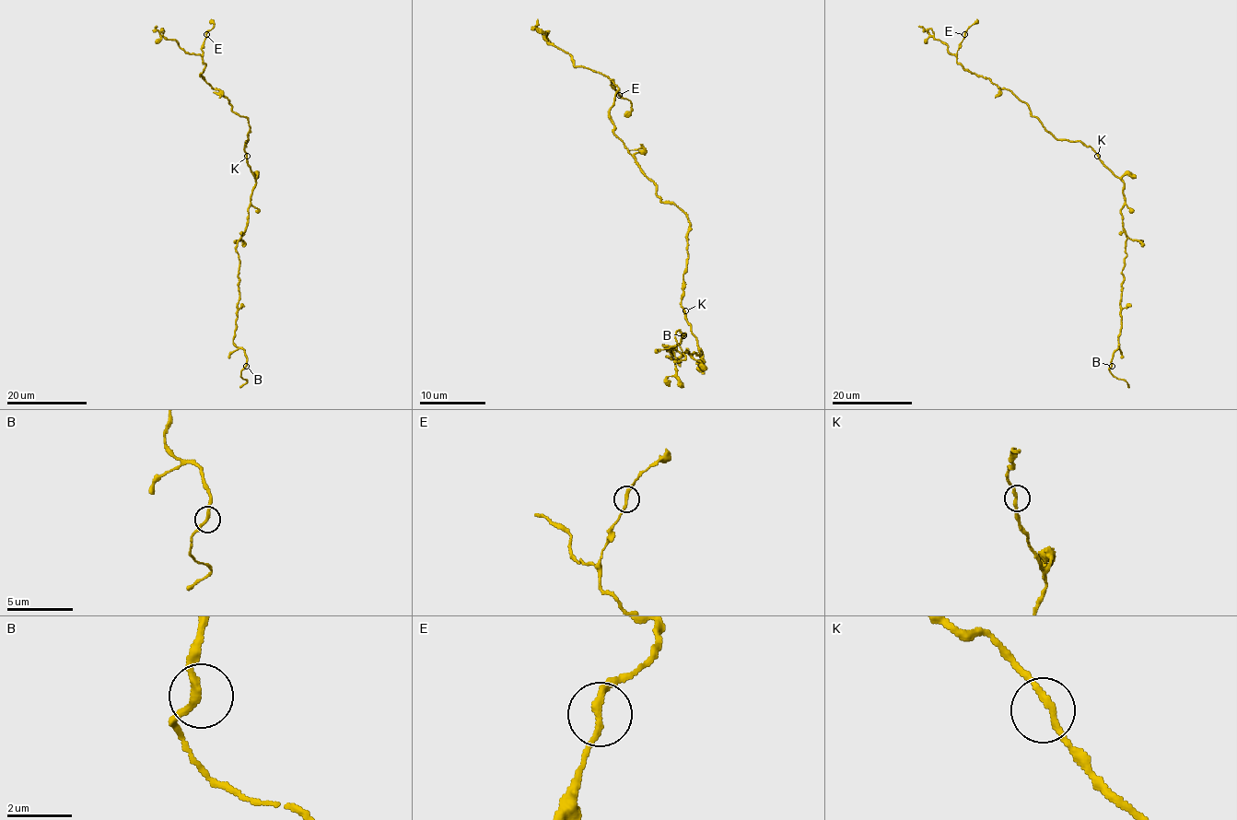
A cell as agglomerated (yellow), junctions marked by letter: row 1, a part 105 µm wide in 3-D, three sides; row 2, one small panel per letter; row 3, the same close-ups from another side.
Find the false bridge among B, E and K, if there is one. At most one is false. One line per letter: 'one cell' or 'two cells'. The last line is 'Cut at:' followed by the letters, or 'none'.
B: one cell
E: one cell
K: one cell
Cut at: none

